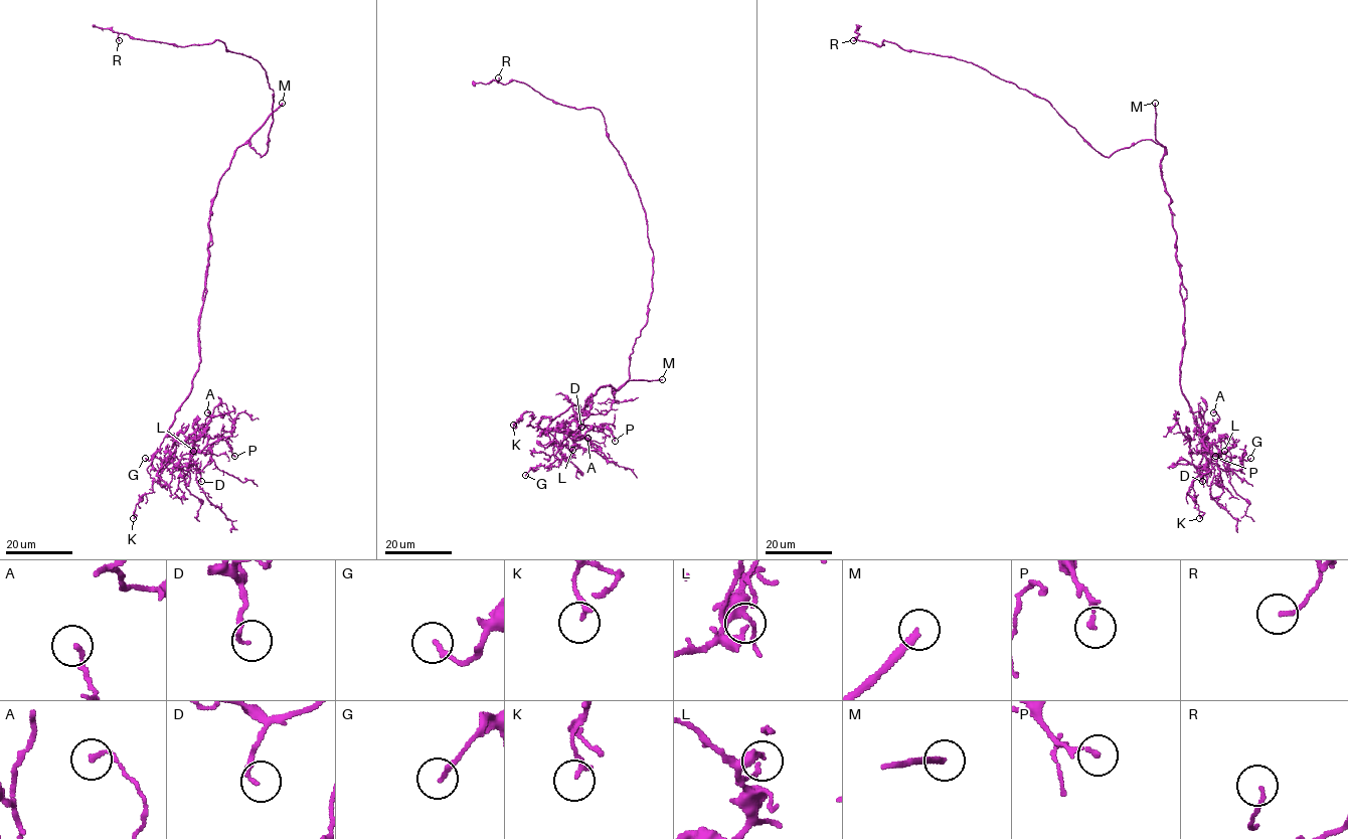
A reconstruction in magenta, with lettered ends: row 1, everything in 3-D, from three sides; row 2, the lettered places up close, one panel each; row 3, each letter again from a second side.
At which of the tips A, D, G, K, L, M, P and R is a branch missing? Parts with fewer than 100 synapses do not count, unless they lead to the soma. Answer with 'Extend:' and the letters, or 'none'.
Extend: D, M

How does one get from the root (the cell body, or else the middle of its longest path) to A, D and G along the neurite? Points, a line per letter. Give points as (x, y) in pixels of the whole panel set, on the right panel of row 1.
A: (1154, 141), (1164, 148), (1160, 172), (1170, 197), (1181, 279), (1180, 388), (1204, 442), (1219, 420), (1213, 412)
D: (1154, 141), (1164, 148), (1160, 172), (1170, 197), (1181, 279), (1180, 388), (1210, 453), (1212, 468), (1202, 481)
G: (1154, 141), (1164, 148), (1181, 279), (1180, 388), (1229, 468), (1241, 472), (1241, 459), (1250, 458)

